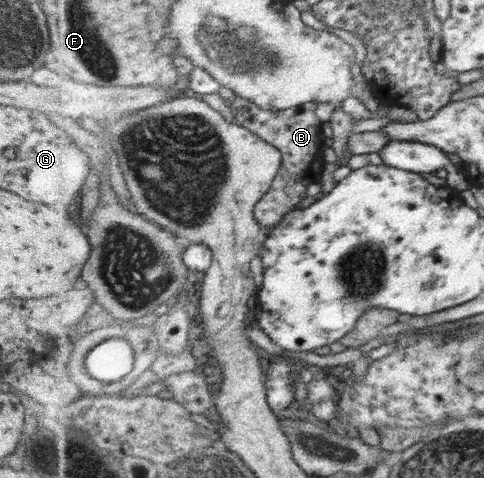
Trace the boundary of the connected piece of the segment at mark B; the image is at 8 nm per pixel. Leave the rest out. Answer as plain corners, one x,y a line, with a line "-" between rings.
236,96
230,106
230,111
241,126
252,130
257,136
280,149
283,154
280,175
264,194
264,198
256,204
255,217
263,228
279,223
307,196
307,186
321,182
321,173
325,166
322,153
325,120
317,118
317,105
313,102
287,110
265,110
244,97

